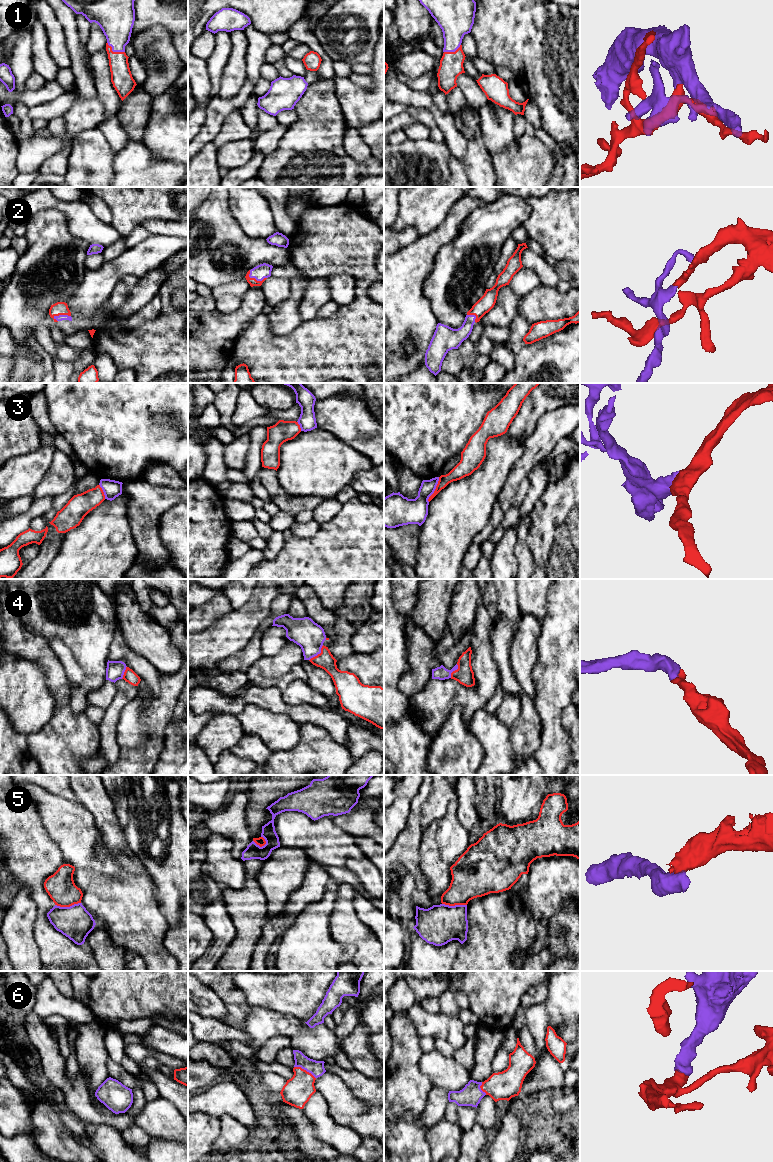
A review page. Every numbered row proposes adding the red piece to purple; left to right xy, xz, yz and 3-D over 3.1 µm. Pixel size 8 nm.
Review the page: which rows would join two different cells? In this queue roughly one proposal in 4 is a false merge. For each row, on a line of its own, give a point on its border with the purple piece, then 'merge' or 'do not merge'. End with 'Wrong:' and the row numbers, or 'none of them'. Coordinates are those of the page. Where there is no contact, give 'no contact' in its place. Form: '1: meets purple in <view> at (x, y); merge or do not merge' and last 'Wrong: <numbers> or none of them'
1: meets purple in xy at (114, 51); merge
2: meets purple in xz at (255, 278); merge
3: meets purple in yz at (435, 488); do not merge
4: meets purple in xz at (318, 653); merge
5: meets purple in xy at (67, 907); do not merge
6: meets purple in xz at (305, 1069); merge
Wrong: 3, 5

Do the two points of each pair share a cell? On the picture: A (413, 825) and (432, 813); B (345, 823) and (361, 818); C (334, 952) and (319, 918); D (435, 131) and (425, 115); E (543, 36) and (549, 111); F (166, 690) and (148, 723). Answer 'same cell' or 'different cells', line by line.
A: different cells
B: same cell
C: same cell
D: same cell
E: same cell
F: same cell

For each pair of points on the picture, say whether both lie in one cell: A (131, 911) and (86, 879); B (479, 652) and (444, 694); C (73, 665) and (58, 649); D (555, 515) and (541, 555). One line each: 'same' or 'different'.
A: same
B: same
C: same
D: same

